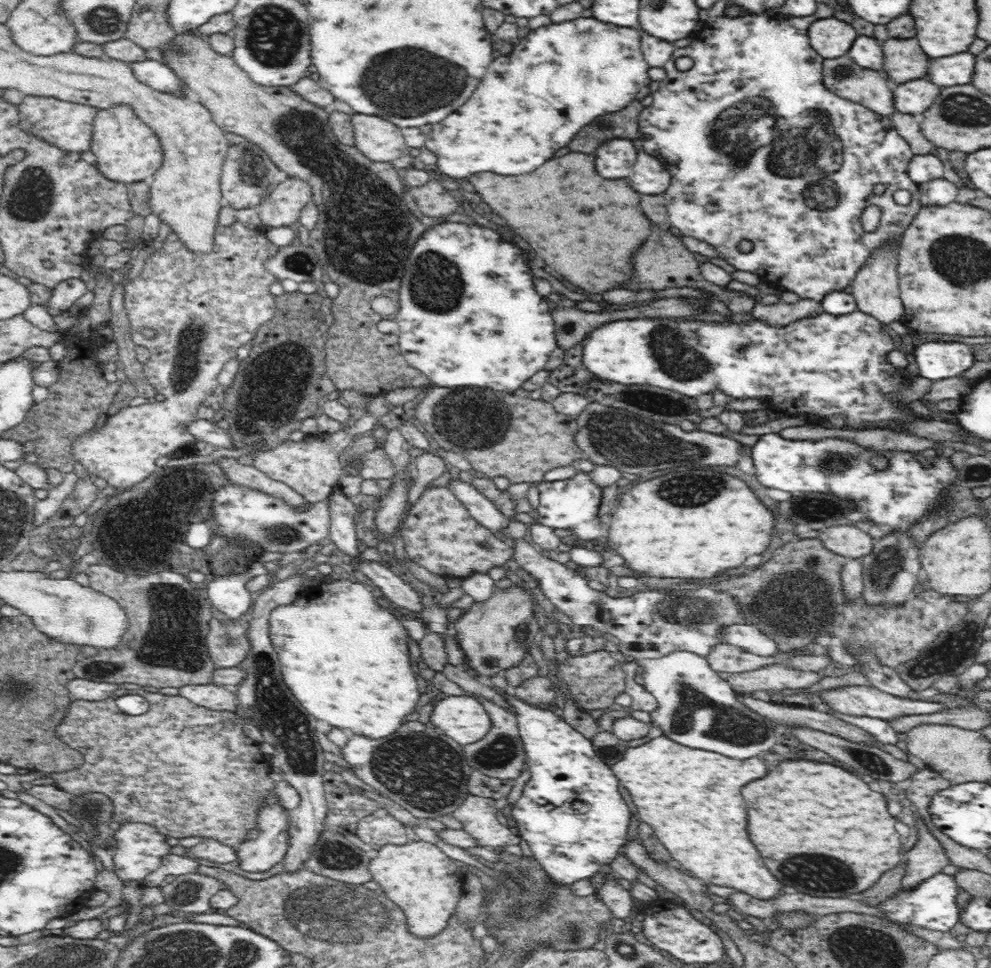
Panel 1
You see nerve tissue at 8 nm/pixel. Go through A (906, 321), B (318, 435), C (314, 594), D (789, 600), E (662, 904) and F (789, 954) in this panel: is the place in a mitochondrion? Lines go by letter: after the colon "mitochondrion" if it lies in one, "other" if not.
A: other
B: other
C: other
D: mitochondrion
E: other
F: other

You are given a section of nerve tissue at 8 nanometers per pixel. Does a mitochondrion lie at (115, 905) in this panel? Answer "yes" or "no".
no

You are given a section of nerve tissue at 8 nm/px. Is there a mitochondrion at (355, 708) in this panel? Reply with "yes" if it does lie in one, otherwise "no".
no

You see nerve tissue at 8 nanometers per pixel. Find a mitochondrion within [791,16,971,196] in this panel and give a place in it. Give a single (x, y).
(842, 72)

